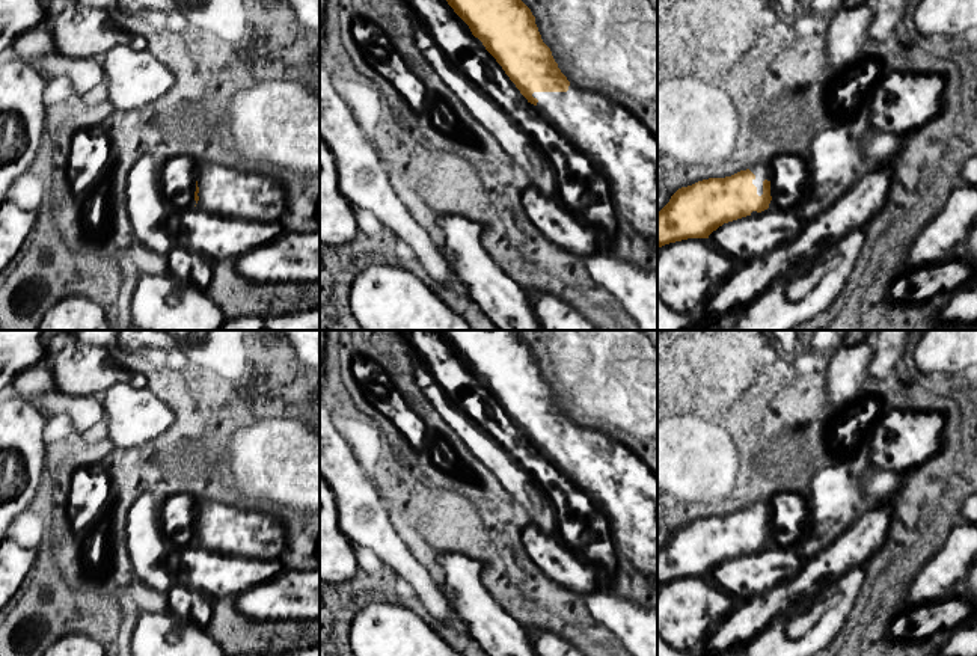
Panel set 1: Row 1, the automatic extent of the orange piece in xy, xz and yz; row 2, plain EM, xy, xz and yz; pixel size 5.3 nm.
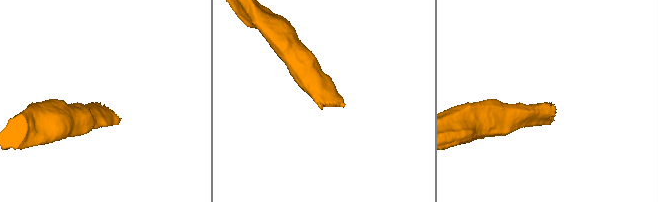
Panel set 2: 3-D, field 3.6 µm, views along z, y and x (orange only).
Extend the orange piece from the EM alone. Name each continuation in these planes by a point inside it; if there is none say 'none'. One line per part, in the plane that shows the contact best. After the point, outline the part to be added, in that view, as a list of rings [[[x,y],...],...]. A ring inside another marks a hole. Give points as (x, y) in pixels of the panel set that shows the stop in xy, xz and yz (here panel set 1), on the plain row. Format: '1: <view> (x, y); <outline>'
1: xz (618, 481); [[[570,421],[567,430],[534,430],[538,449],[605,511],[617,550],[657,587],[657,477],[626,445]]]

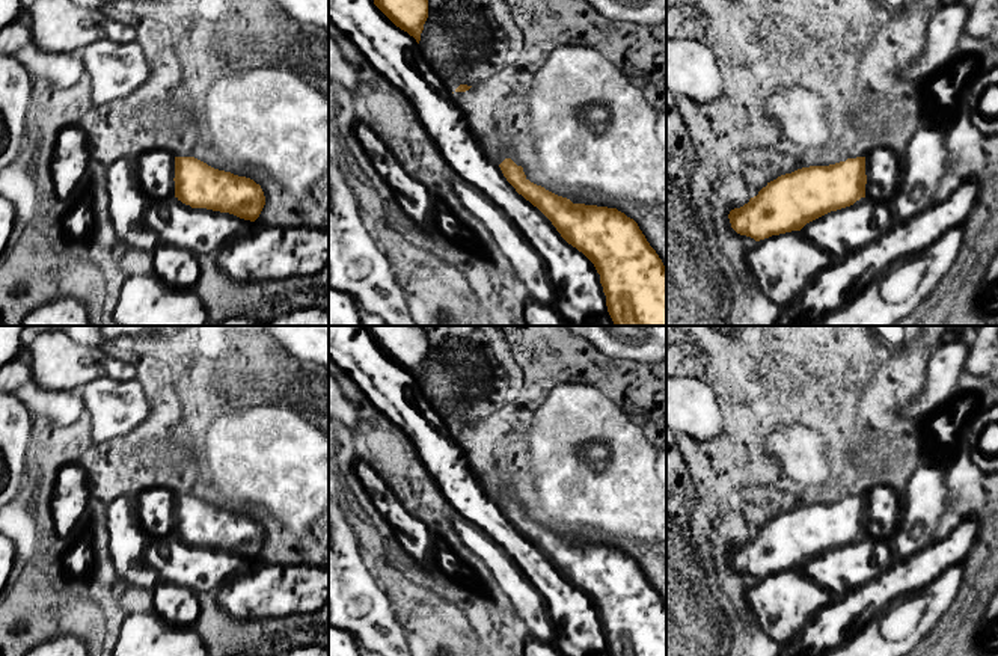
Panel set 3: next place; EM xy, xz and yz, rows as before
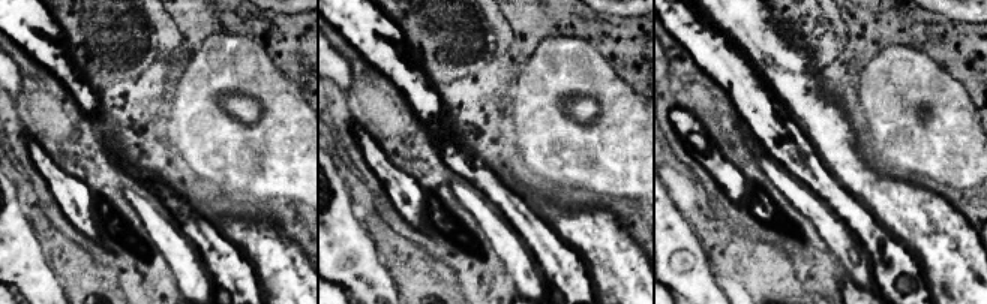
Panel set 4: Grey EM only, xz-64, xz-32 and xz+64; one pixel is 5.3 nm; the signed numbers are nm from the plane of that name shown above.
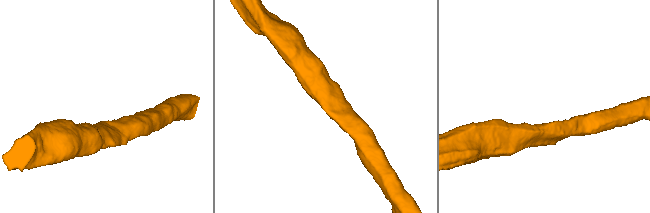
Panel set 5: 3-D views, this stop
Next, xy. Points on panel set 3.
none

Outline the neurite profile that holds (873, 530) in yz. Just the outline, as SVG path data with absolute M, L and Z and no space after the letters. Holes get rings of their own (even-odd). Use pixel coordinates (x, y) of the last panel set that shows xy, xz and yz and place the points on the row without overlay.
M877 486L865 493L865 535L889 541L900 522L900 492Z

